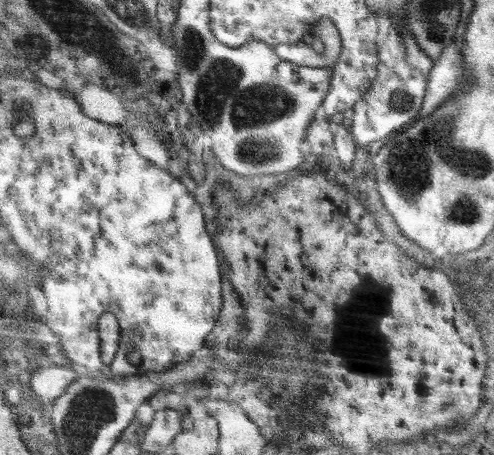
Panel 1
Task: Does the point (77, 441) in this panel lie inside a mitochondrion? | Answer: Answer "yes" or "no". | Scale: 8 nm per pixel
yes

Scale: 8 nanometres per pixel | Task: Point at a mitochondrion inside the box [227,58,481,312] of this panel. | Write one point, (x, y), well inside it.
(400, 101)

